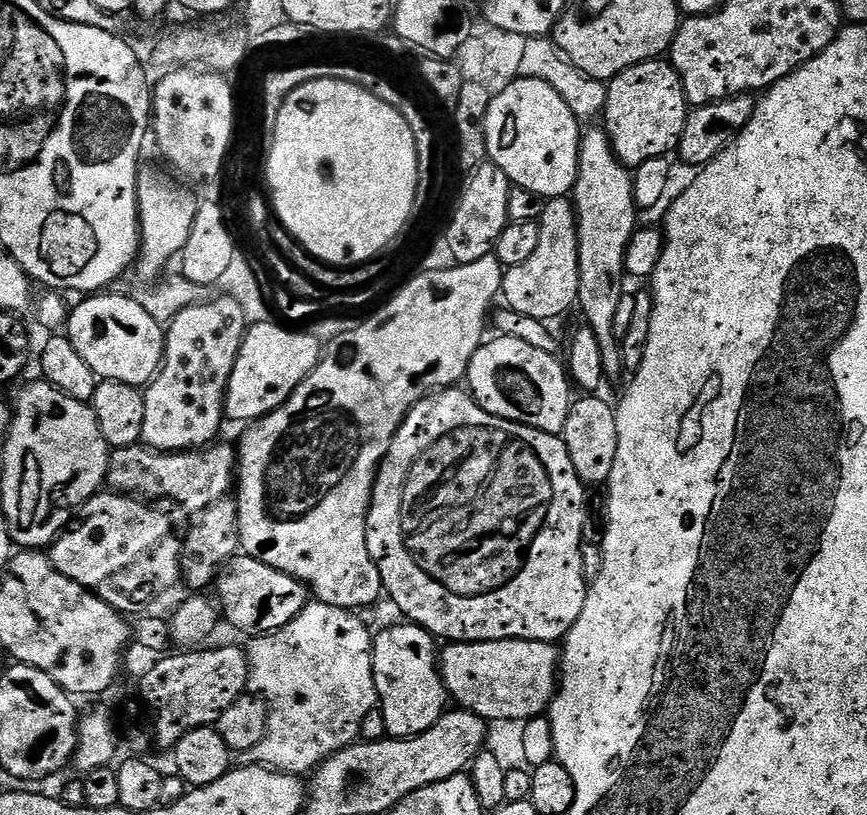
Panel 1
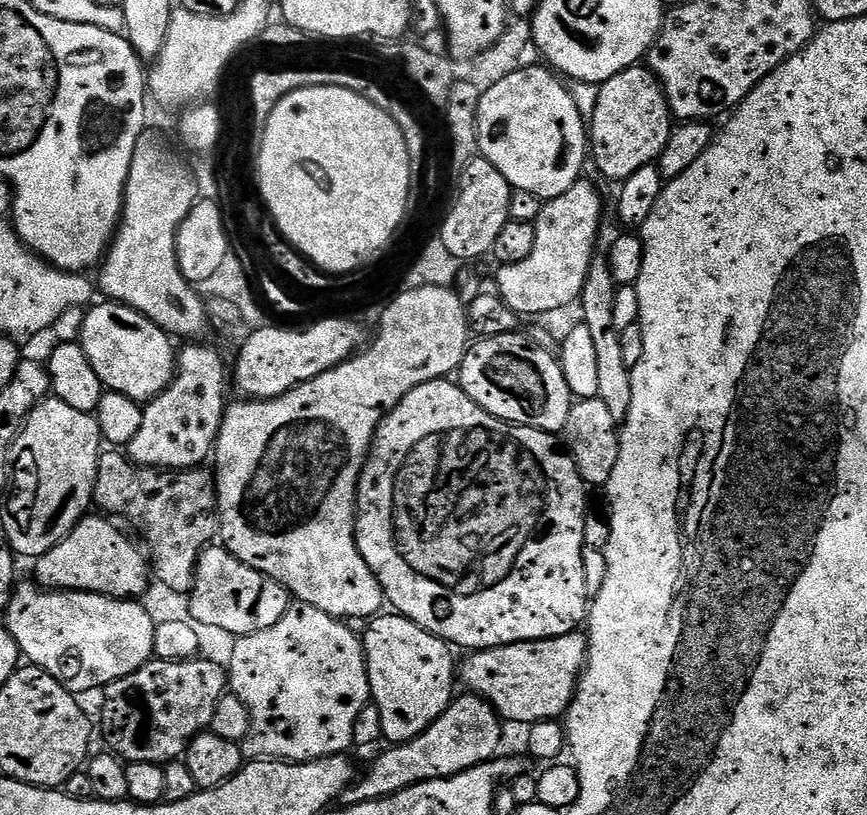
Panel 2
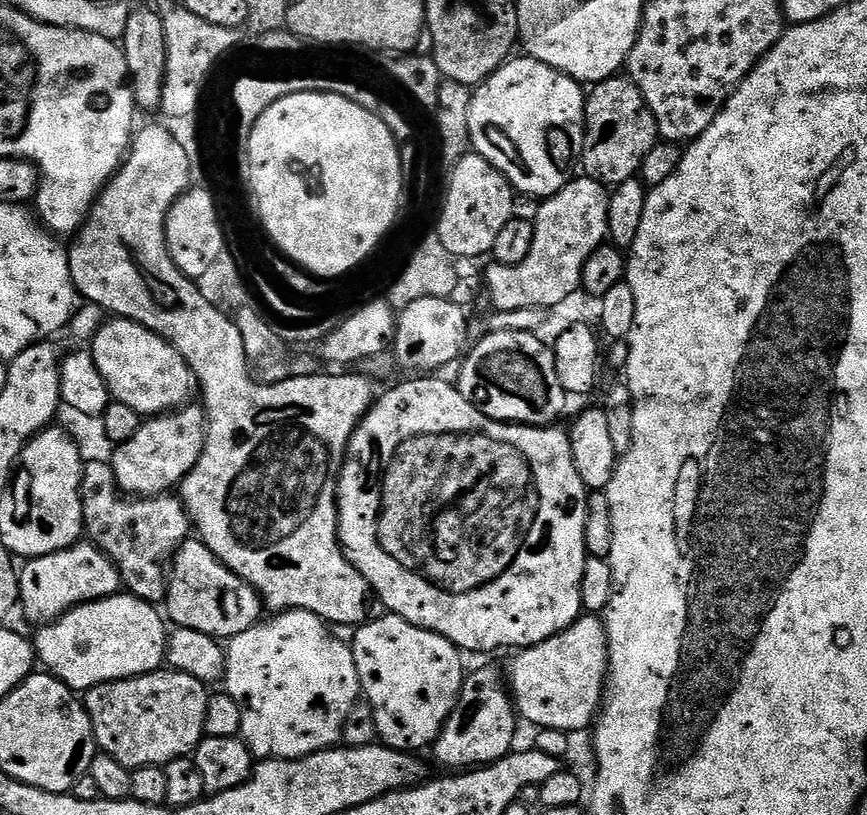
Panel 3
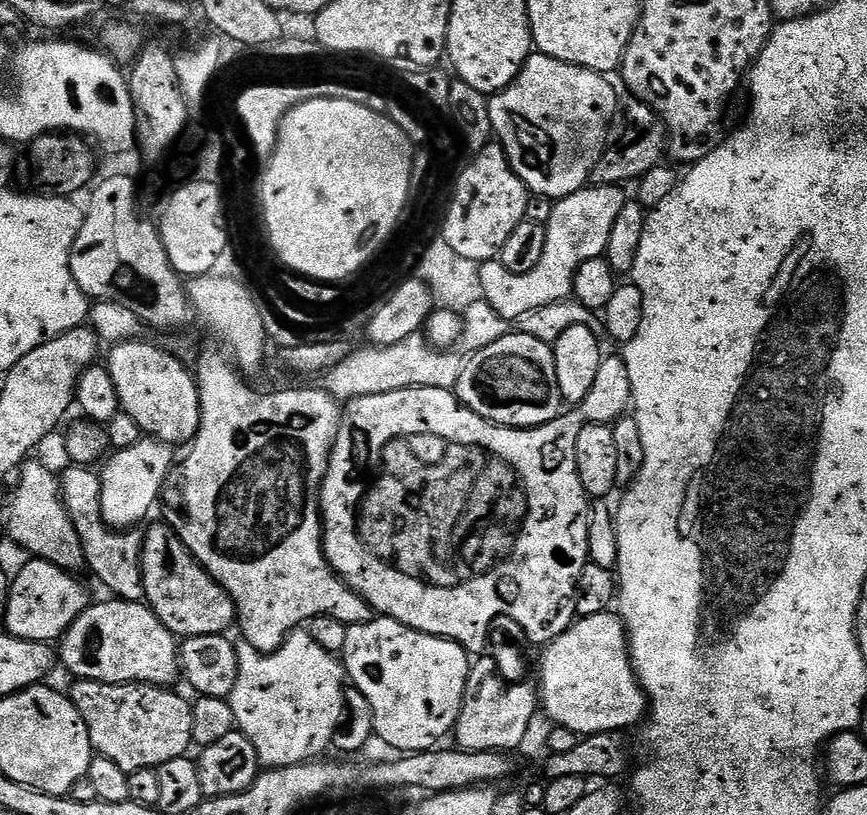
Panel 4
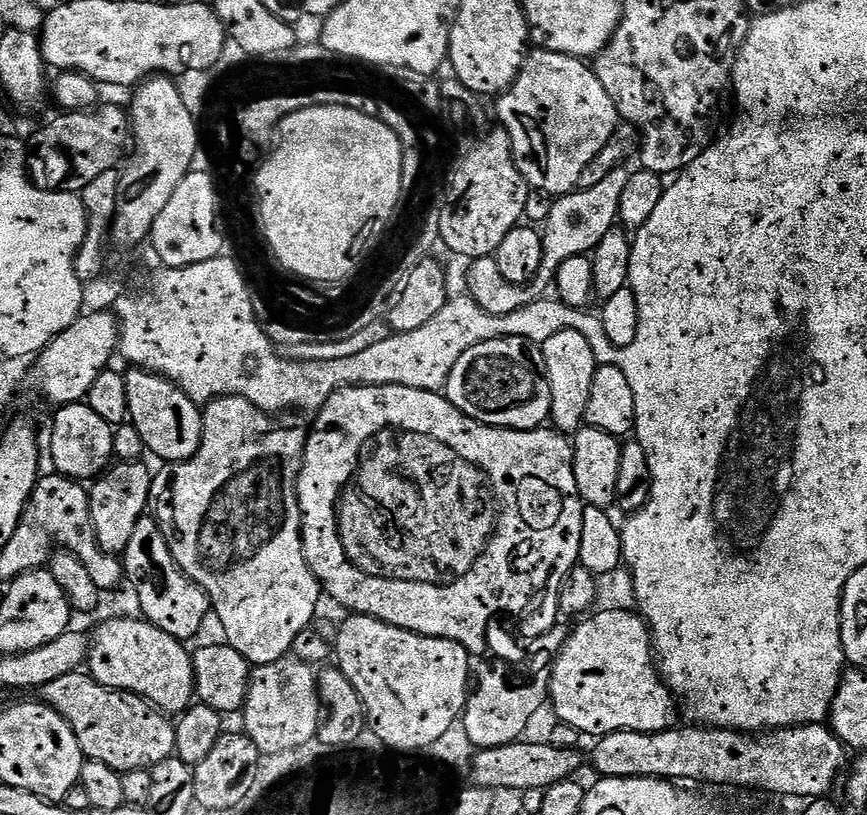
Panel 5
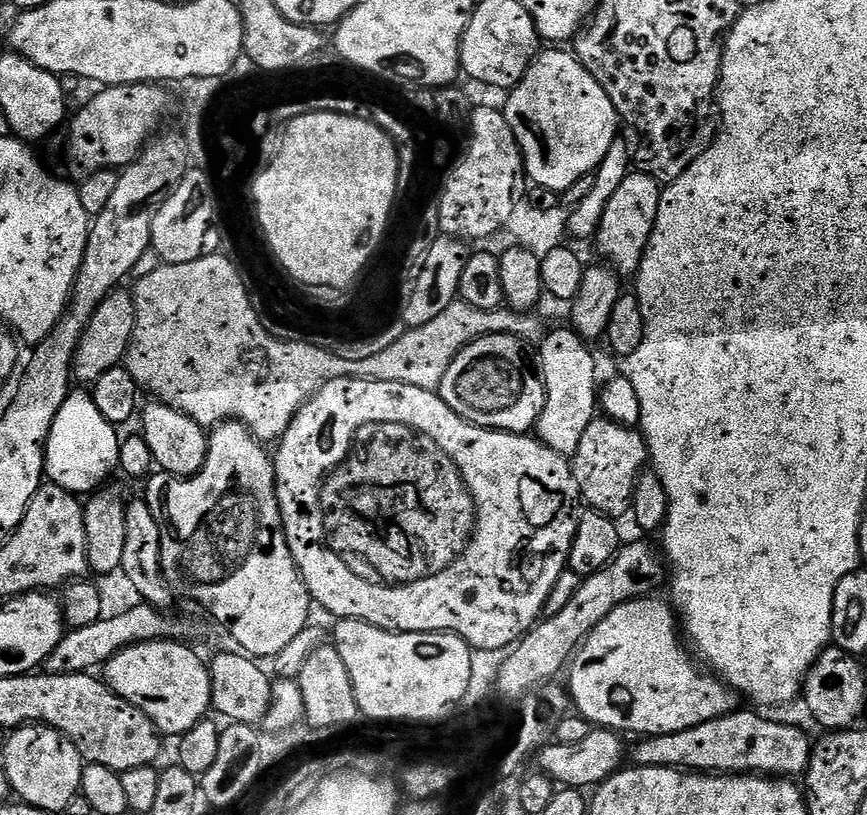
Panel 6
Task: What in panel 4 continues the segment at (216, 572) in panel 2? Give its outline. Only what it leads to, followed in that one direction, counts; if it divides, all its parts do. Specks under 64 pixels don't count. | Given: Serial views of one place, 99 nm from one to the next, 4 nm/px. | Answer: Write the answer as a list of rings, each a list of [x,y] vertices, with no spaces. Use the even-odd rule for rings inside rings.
[[[159,522],[143,533],[142,578],[144,600],[177,638],[218,636],[227,633],[236,620],[236,610],[220,583],[186,550],[186,546],[168,527]]]

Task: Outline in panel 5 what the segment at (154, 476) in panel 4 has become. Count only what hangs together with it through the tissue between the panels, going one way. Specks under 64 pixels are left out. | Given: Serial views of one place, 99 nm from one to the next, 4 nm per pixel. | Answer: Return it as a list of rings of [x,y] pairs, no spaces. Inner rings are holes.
[[[116,462],[91,485],[90,514],[98,542],[107,552],[122,554],[130,546],[134,526],[149,511],[152,477],[144,462]]]

